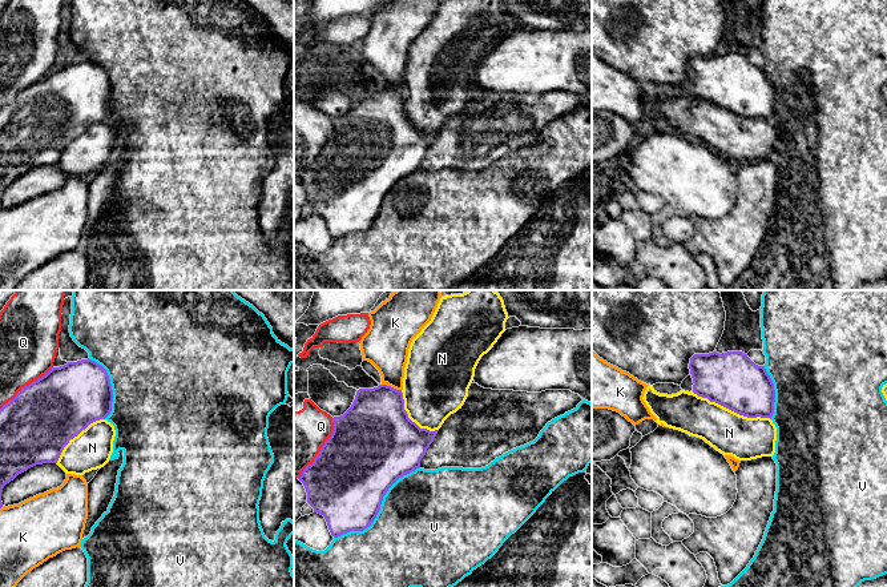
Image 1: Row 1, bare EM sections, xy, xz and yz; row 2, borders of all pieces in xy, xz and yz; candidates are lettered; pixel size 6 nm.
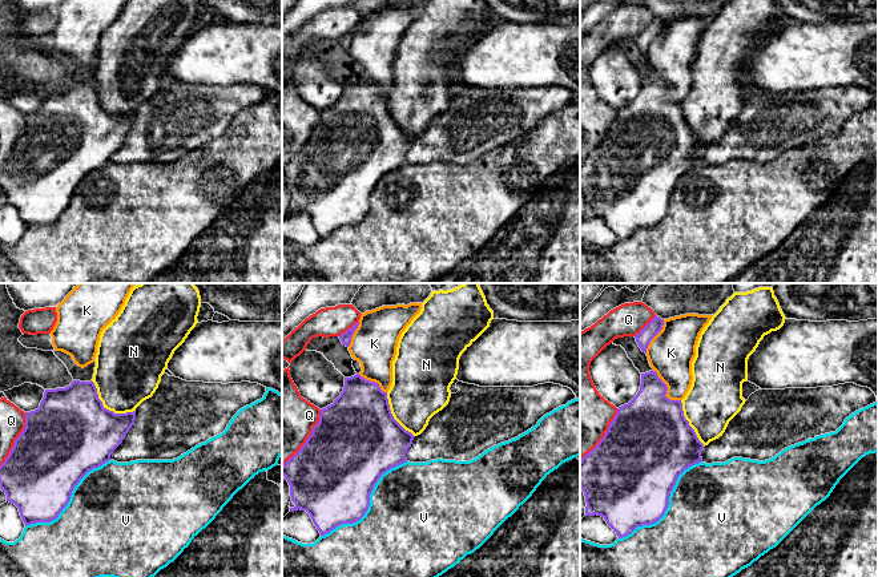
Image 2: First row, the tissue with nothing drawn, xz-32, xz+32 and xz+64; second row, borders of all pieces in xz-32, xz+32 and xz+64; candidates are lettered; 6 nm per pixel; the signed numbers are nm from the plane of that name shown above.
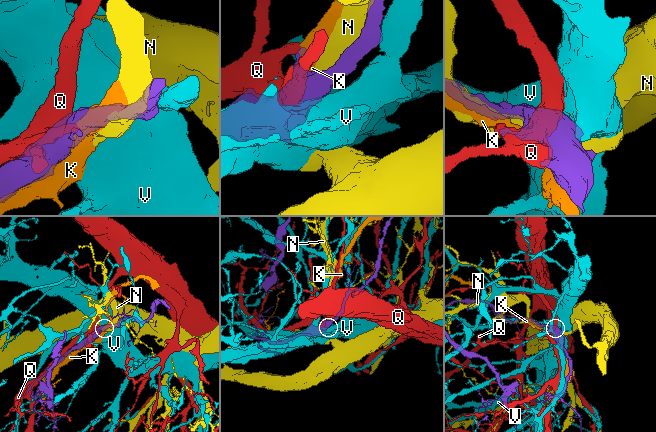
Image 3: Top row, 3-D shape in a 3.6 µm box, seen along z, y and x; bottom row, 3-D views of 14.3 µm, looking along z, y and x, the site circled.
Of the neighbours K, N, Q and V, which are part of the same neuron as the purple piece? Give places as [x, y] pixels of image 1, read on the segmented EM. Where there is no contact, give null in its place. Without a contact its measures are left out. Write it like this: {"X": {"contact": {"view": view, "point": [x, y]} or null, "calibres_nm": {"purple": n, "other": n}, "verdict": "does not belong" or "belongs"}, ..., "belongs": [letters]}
{"K": {"contact": {"view": "xz", "point": [390, 386]}, "calibres_nm": {"purple": 380, "other": 280}, "verdict": "does not belong"}, "N": {"contact": {"view": "yz", "point": [732, 410]}, "calibres_nm": {"purple": 340, "other": 260}, "verdict": "does not belong"}, "Q": {"contact": {"view": "xz", "point": [321, 449]}, "calibres_nm": {"purple": 480, "other": 340}, "verdict": "does not belong"}, "V": {"contact": {"view": "xz", "point": [379, 509]}, "calibres_nm": {"purple": 460, "other": 500}, "verdict": "does not belong"}, "belongs": []}

